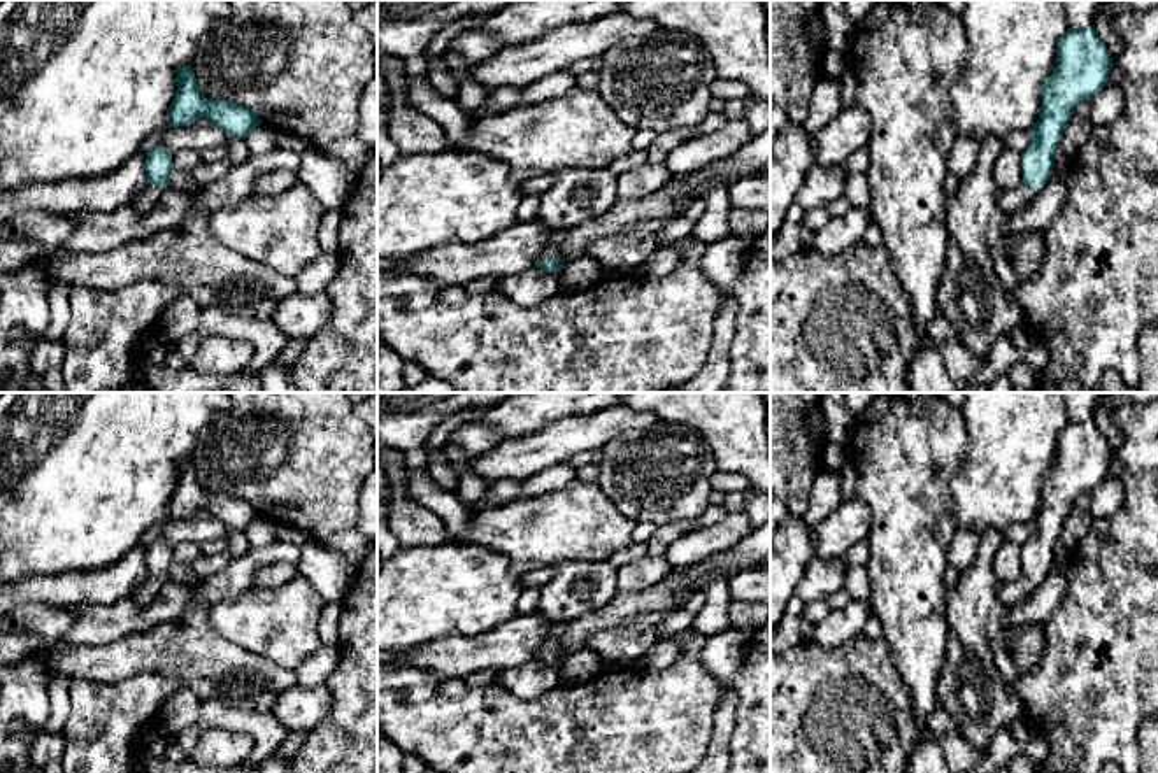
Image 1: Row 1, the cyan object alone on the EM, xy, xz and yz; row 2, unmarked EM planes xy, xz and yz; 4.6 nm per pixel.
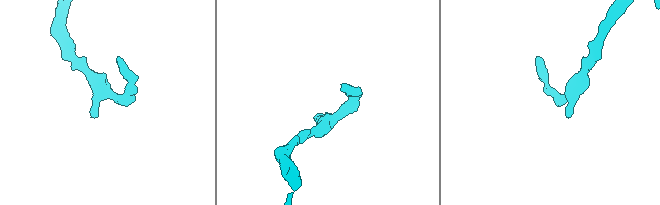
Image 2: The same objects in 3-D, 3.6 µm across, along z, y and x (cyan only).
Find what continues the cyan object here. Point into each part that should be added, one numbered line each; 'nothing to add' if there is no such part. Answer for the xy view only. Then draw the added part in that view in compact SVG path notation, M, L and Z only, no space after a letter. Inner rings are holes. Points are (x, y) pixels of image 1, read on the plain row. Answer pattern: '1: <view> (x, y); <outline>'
1: xy (150, 588); M147 577L133 592L132 598L139 603L139 605L149 605L154 596L160 592L161 589L161 582Z

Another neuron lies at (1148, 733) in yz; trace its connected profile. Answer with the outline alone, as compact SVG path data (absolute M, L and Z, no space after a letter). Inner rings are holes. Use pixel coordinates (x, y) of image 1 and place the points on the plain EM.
M1146 717L1139 727L1139 773L1158 773L1158 719Z

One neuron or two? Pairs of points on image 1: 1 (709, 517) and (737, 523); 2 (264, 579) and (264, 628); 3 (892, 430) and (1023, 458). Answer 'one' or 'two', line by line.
1: two
2: two
3: two

